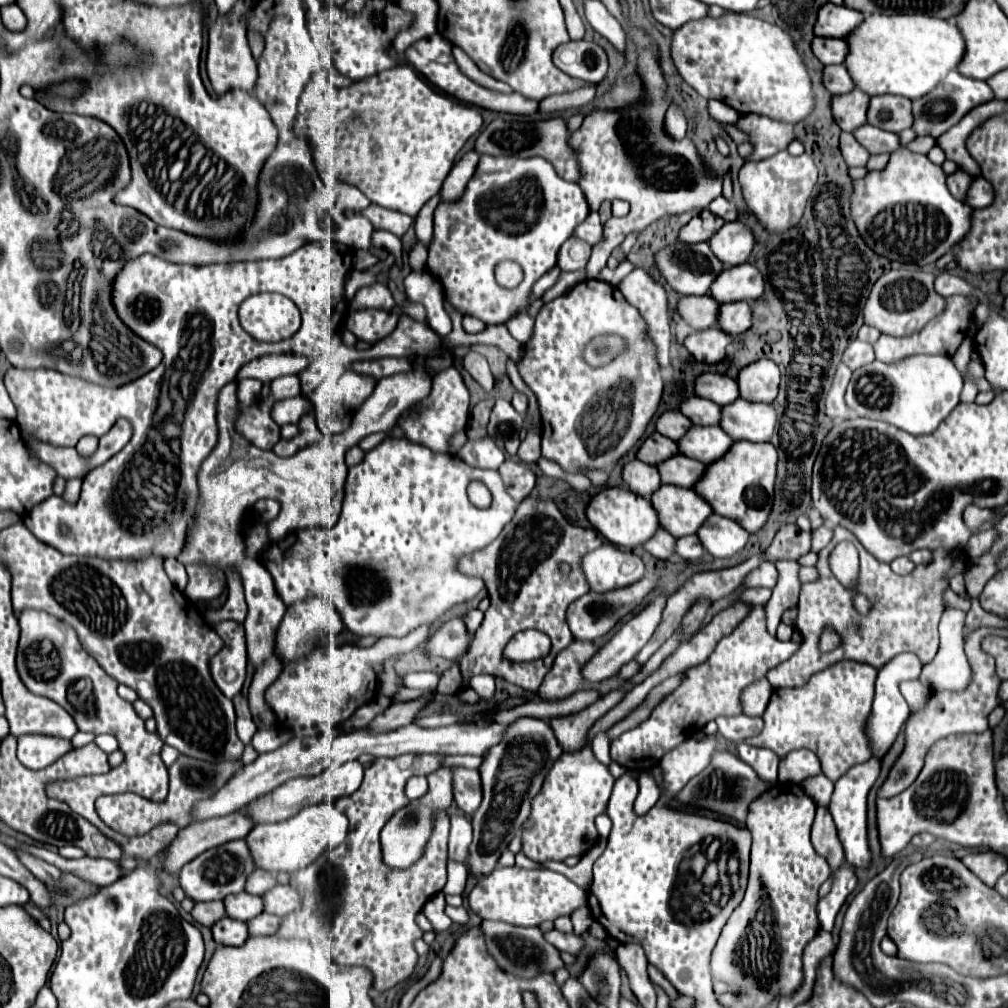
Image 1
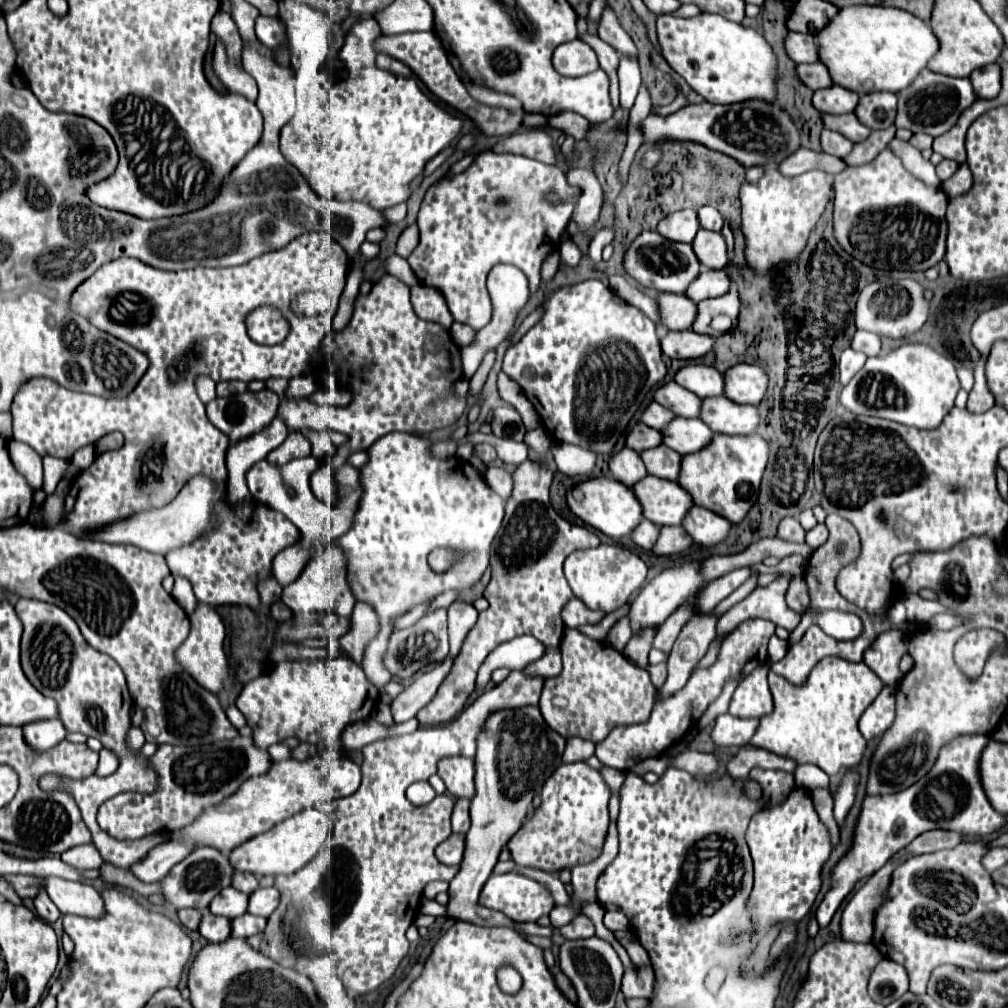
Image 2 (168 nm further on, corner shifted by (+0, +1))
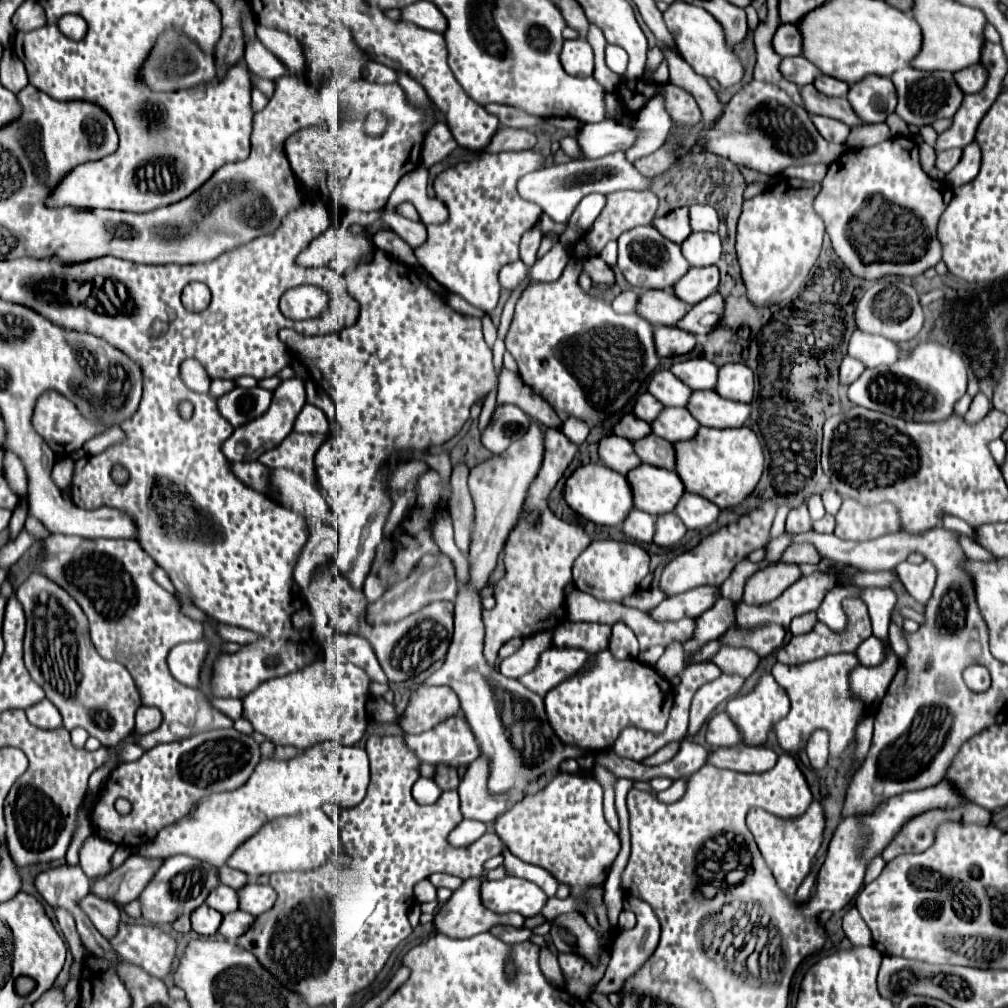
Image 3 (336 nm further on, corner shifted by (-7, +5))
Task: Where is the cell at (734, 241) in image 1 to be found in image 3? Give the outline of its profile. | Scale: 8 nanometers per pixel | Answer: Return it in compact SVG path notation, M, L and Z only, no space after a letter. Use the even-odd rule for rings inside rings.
M710 232L690 234L688 240L680 244L680 248L690 266L712 266L720 260L720 254L722 254L720 236Z

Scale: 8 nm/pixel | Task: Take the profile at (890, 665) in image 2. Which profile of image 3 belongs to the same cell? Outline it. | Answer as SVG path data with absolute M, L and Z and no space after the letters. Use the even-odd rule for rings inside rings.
M870 636L866 642L860 644L860 648L856 648L856 658L860 664L866 664L866 666L876 666L882 662L884 658L884 650L880 648L882 642L876 640L874 636Z

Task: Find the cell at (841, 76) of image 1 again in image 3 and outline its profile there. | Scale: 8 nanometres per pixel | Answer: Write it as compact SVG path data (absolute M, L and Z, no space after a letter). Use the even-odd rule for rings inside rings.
M794 56L794 58L782 58L780 62L780 72L786 80L798 84L798 86L804 86L804 84L812 84L812 80L816 76L820 76L820 70L808 62L806 58L802 56Z

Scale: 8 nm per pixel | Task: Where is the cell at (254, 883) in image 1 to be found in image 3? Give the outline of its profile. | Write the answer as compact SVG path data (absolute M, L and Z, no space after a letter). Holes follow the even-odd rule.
M226 864L220 866L218 872L220 872L220 884L226 884L226 886L230 886L230 888L234 888L234 890L242 888L242 886L248 882L248 876L246 876L244 872L232 870L232 868L226 866Z

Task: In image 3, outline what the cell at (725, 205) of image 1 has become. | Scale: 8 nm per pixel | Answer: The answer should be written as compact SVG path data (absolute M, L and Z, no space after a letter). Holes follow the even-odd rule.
M690 206L692 232L718 232L718 214L712 206Z

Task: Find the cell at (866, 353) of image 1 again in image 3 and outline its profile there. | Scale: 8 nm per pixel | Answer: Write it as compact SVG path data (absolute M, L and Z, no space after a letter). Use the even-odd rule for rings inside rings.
M846 356L842 360L842 366L840 366L840 384L850 386L862 372L864 372L864 364L860 360L856 360L856 358Z

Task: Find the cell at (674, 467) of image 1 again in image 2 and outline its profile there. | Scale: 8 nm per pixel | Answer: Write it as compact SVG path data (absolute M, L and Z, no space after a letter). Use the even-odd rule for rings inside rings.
M659 446L659 448L651 448L641 452L641 458L647 466L647 472L665 480L677 480L679 478L679 470L681 470L681 454L673 452L671 448Z

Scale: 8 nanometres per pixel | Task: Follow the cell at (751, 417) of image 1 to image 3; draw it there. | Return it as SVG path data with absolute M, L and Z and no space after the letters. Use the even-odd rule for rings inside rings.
M714 390L694 392L686 410L700 422L700 426L710 428L738 428L744 426L750 416L748 404L720 398Z

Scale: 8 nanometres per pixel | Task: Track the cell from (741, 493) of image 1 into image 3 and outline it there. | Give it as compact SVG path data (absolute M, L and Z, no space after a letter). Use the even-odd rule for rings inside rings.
M700 426L700 432L696 432L696 440L684 440L684 444L676 444L676 474L684 482L684 488L708 498L718 508L740 504L756 488L762 476L762 468L762 446L756 434L746 426L732 430Z

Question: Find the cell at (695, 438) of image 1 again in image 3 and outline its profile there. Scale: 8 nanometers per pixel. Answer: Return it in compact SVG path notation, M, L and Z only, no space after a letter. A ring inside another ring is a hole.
M664 408L656 420L650 424L652 434L666 438L668 442L678 442L678 440L690 440L700 424L694 420L694 416L686 408Z

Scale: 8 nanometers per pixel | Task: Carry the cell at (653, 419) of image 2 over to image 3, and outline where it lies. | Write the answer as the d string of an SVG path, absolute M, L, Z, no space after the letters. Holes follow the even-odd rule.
M644 392L644 394L640 394L640 396L636 398L634 414L636 414L638 418L646 420L646 422L652 422L652 420L658 416L658 412L660 412L662 408L664 408L664 406L662 406L662 404L652 396L652 394Z

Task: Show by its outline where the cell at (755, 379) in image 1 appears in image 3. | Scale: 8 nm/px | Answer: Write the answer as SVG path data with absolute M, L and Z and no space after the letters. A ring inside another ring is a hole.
M724 364L720 366L720 380L714 392L728 400L750 402L754 398L754 374L746 364Z

